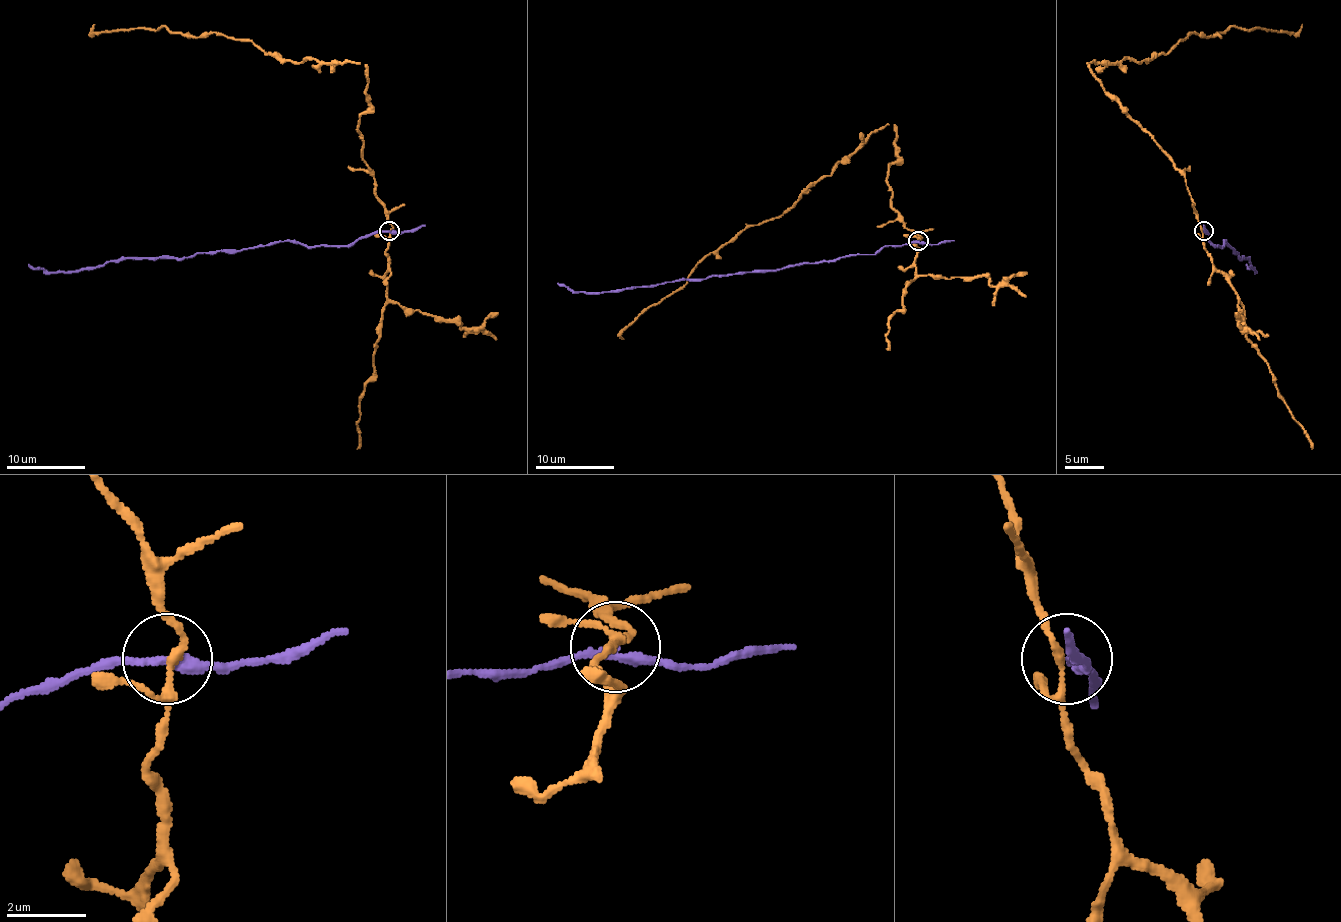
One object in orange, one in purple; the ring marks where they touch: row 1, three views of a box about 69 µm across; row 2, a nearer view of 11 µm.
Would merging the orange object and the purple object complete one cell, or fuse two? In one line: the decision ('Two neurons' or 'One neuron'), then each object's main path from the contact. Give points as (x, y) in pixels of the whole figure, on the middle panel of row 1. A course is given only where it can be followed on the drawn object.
Two neurons. Course of orange: (918, 240), (892, 208), (886, 171), (898, 148), (888, 124), (778, 216), (747, 226), (696, 266), (623, 338). Course of purple: (918, 240), (884, 246), (875, 254), (849, 254), (827, 262), (599, 293), (574, 291), (558, 283)

